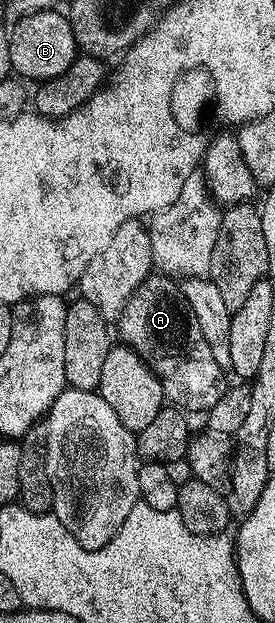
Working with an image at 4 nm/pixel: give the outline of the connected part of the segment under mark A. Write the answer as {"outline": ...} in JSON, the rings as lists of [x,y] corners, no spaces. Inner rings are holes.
{"outline":[[[152,274],[128,298],[116,321],[121,343],[150,368],[160,382],[162,395],[175,408],[187,413],[205,413],[228,389],[227,373],[212,358],[212,349],[192,314],[179,281],[165,274]]]}

